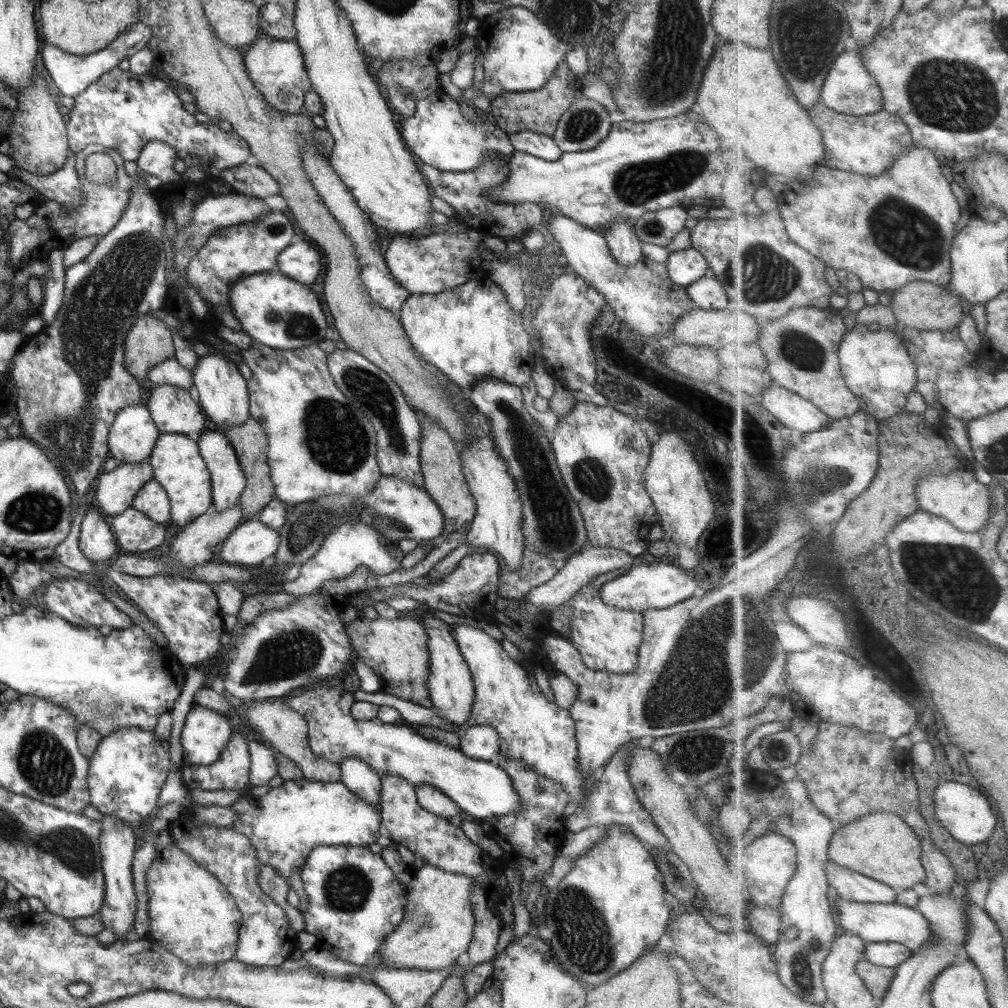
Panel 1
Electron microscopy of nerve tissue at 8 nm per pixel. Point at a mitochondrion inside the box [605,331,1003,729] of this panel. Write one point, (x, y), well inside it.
(811, 478)

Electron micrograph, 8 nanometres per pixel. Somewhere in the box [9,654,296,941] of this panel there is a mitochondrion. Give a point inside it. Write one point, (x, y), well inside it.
(44, 761)

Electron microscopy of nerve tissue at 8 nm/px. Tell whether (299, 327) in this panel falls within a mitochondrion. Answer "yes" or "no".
yes

